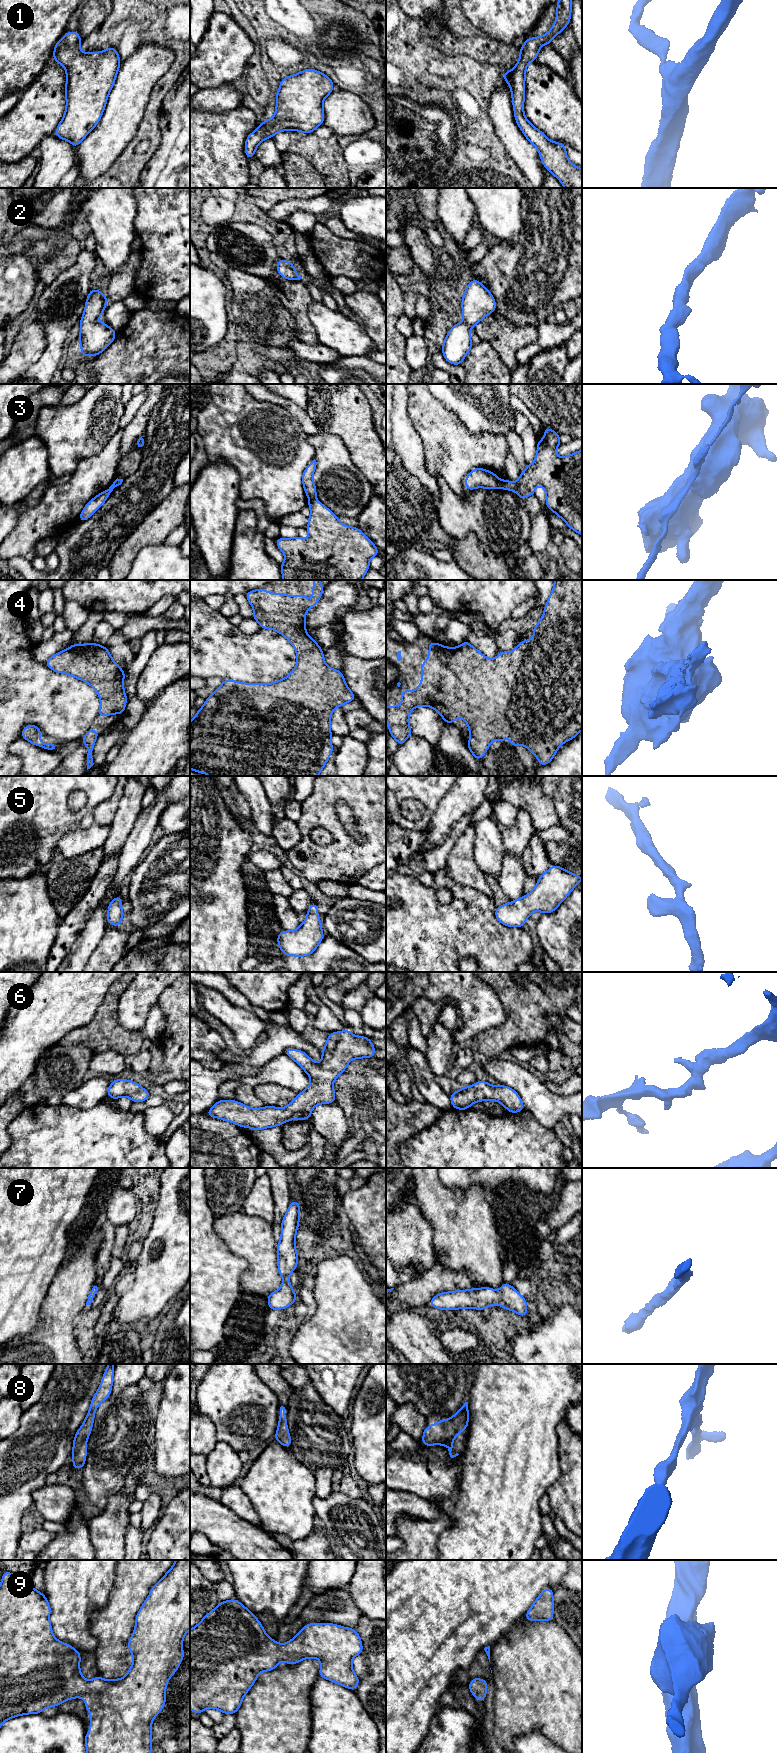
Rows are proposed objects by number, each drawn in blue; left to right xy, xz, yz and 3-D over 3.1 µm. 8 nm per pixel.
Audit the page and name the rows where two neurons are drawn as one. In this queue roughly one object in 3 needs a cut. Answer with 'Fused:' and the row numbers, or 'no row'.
Fused: 3

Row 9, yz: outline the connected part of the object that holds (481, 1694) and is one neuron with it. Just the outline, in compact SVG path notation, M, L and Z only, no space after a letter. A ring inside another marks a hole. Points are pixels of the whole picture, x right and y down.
M482 1678L471 1679L468 1685L472 1696L479 1702L484 1704L484 1700L487 1694L488 1683Z

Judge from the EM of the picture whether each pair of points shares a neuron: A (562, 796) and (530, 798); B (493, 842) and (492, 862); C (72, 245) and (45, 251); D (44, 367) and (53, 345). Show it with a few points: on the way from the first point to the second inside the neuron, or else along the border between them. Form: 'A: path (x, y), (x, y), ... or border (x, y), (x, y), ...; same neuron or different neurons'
A: border (552, 797), (559, 820); different neurons
B: path (493, 847), (492, 857); same neuron
C: border (63, 237), (65, 243), (41, 263); different neurons
D: path (48, 362), (53, 350); same neuron

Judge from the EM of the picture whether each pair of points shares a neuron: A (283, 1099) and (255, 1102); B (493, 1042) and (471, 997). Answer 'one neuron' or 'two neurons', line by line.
A: two neurons
B: two neurons

